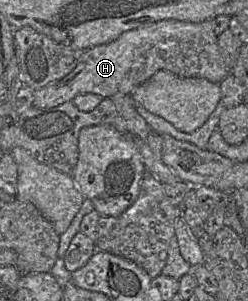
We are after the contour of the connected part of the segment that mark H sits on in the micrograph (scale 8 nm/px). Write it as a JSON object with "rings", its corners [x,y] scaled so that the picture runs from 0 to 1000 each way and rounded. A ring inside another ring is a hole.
{"rings":[[[681,63],[512,103],[464,136],[351,163],[294,236],[181,289],[117,302],[117,326],[141,355],[185,362],[290,336],[323,312],[391,312],[415,329],[528,319],[556,286],[597,269],[645,233],[685,236],[738,259],[819,259],[883,282],[927,246],[927,233],[891,186],[859,66],[778,76]]]}

